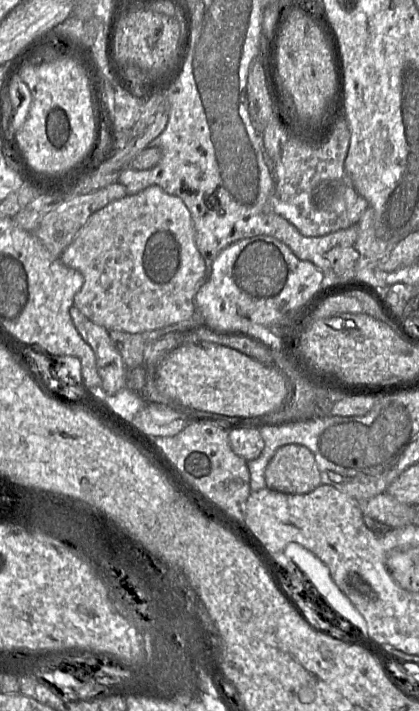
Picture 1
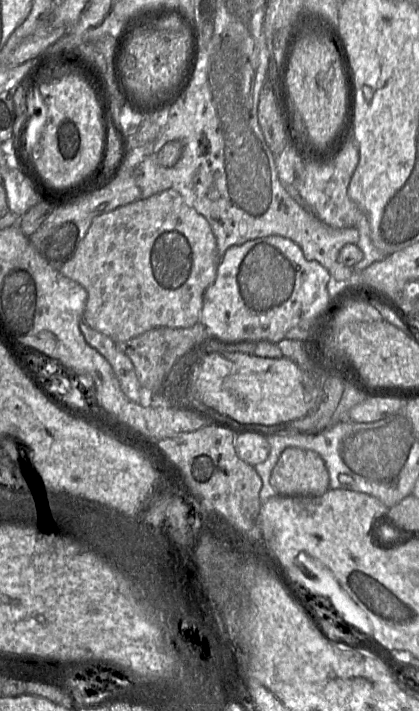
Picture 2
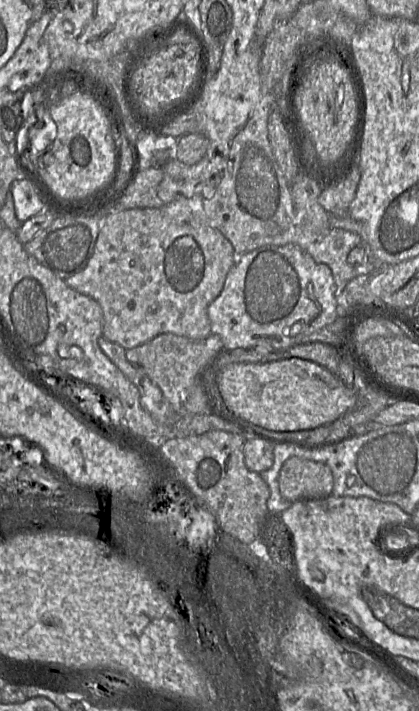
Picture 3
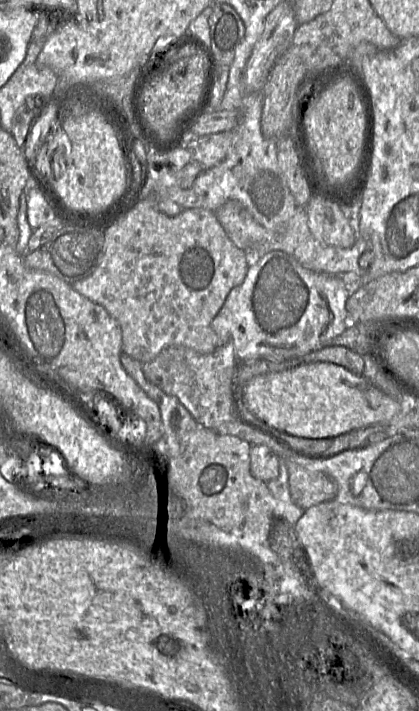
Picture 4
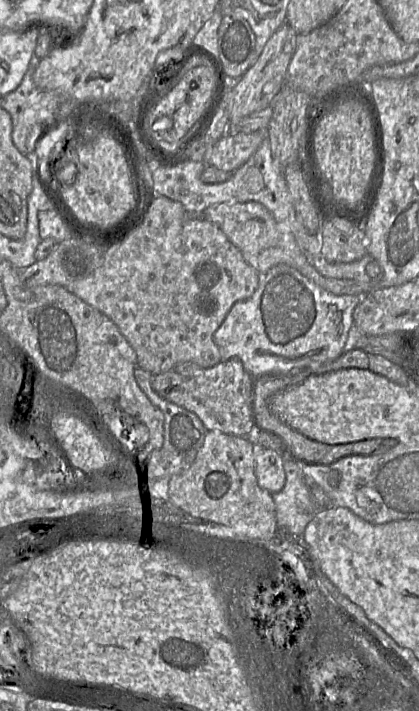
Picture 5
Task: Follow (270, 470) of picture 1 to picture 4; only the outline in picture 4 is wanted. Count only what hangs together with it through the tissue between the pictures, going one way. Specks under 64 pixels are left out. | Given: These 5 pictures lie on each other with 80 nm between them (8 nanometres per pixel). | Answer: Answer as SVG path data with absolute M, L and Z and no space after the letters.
M287 461L287 468L291 498L302 509L335 499L337 483L331 476L307 470L292 461Z

